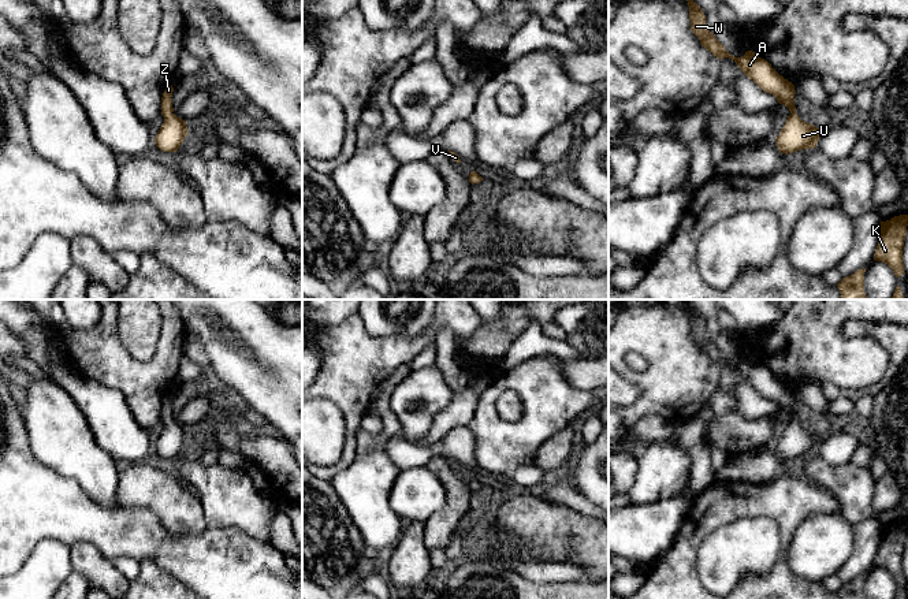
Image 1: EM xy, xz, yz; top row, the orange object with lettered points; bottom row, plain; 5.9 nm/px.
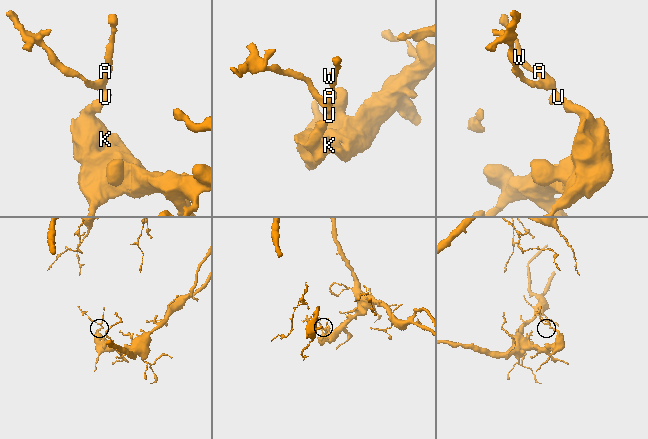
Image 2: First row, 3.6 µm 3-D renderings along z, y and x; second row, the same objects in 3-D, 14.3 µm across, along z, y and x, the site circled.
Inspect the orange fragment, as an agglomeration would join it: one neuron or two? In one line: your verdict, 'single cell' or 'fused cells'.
single cell

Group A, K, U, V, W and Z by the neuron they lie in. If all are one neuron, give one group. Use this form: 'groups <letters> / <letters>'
groups A K U V W Z

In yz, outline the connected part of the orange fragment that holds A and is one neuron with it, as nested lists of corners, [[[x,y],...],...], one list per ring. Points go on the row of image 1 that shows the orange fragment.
[[[686,0],[688,7],[689,7],[689,19],[691,19],[691,30],[693,31],[695,36],[699,37],[702,46],[704,46],[707,51],[710,51],[714,56],[717,56],[719,60],[723,57],[729,57],[736,62],[738,68],[749,78],[752,79],[763,92],[773,94],[779,104],[785,105],[789,108],[790,115],[786,119],[786,123],[784,124],[779,135],[775,138],[778,150],[781,153],[792,153],[797,152],[801,149],[811,149],[816,148],[820,129],[815,127],[814,124],[803,122],[799,115],[796,114],[796,107],[794,107],[794,85],[785,79],[782,75],[779,75],[771,64],[759,57],[755,52],[747,51],[744,56],[741,57],[734,57],[732,56],[725,46],[715,38],[715,34],[712,34],[706,23],[706,15],[700,10],[700,7],[693,1],[693,0]]]

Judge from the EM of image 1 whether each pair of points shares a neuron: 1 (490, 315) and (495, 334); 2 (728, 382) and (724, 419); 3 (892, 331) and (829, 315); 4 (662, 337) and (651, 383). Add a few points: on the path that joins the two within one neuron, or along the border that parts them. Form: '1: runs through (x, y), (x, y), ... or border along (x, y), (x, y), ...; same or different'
1: border along (502, 313), (498, 320), (483, 324); different
2: border along (719, 386), (735, 397), (735, 406), (745, 417); different
3: border along (879, 322), (848, 320), (840, 334); different
4: runs through (662, 348), (662, 372); same

